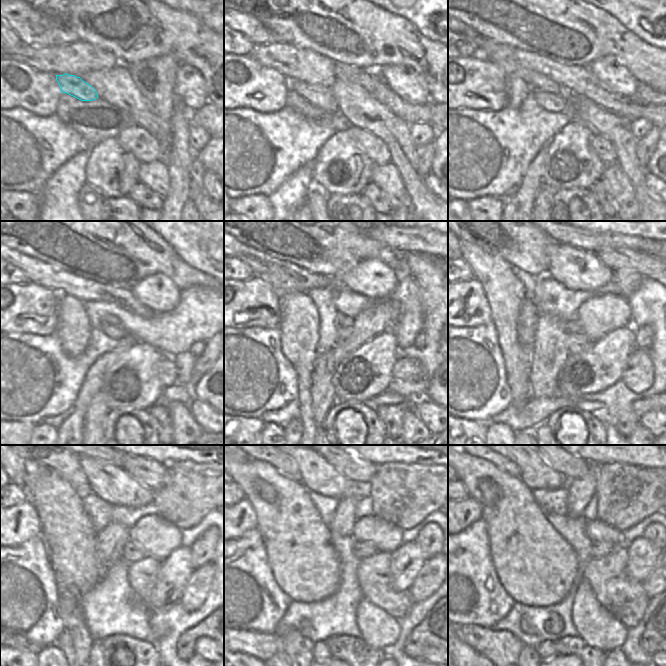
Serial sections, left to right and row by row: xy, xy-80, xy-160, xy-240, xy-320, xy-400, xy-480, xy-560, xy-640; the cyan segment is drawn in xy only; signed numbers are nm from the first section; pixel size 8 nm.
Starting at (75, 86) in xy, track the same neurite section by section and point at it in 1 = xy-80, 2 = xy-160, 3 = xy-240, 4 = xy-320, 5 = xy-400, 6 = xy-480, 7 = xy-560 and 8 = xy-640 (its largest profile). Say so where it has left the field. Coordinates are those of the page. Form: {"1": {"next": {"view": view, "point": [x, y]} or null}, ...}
{"1": {"next": {"view": "xy-80", "point": [322, 97]}}, "2": {"next": {"view": "xy-160", "point": [555, 103]}}, "3": {"next": {"view": "xy-240", "point": [116, 332]}}, "4": {"next": {"view": "xy-320", "point": [343, 332]}}, "5": {"next": {"view": "xy-400", "point": [577, 344]}}, "6": {"next": {"view": "xy-480", "point": [142, 575]}}, "7": {"next": {"view": "xy-560", "point": [374, 578]}}, "8": {"next": {"view": "xy-640", "point": [615, 590]}}}

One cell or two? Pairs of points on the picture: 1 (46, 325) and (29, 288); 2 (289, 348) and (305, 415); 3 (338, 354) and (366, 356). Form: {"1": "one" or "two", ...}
{"1": "one", "2": "one", "3": "two"}

